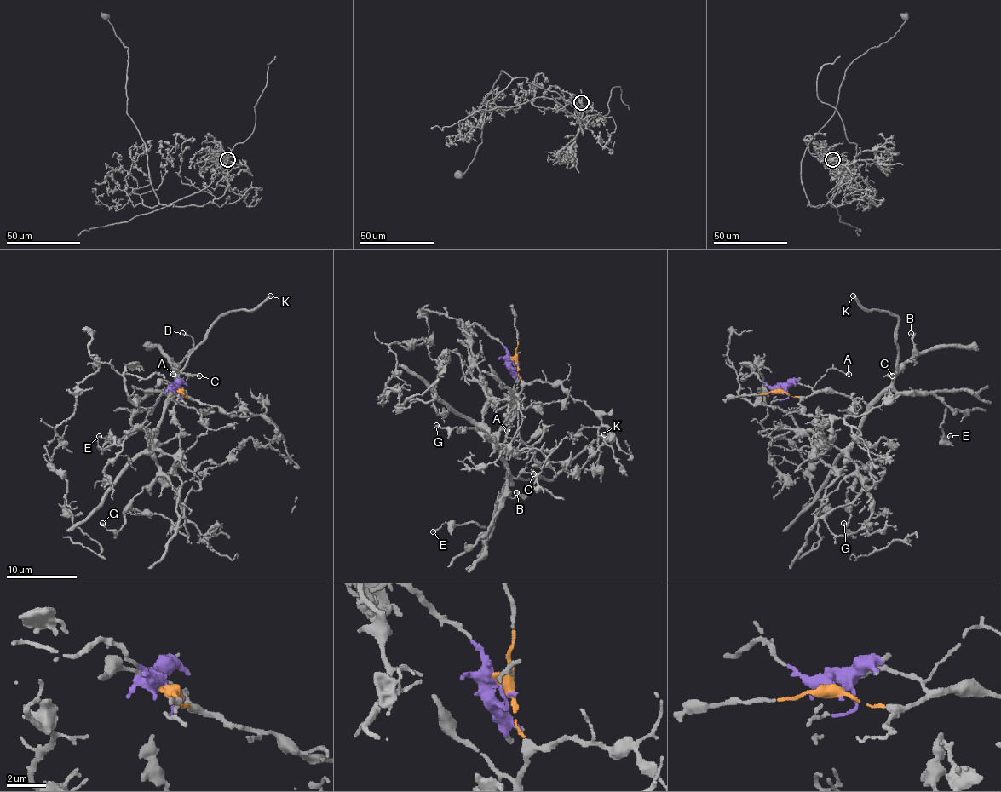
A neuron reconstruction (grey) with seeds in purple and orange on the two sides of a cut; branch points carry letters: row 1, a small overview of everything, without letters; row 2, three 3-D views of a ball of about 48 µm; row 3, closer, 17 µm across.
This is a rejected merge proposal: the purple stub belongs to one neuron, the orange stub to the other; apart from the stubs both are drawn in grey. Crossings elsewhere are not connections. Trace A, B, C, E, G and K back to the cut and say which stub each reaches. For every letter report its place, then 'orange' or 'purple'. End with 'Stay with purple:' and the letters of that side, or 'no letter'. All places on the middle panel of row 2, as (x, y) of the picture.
A: at (507, 430); orange
B: at (516, 492); orange
C: at (533, 473); orange
E: at (433, 531); orange
G: at (436, 425); orange
K: at (604, 434); orange
Stay with purple: no letter

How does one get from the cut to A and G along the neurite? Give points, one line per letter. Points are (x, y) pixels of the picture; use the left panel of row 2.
A: (178, 390), (187, 398), (178, 387), (178, 373), (175, 369), (173, 375)
G: (178, 390), (187, 398), (182, 392), (173, 398), (153, 438), (158, 475), (133, 500), (118, 530), (102, 523)

